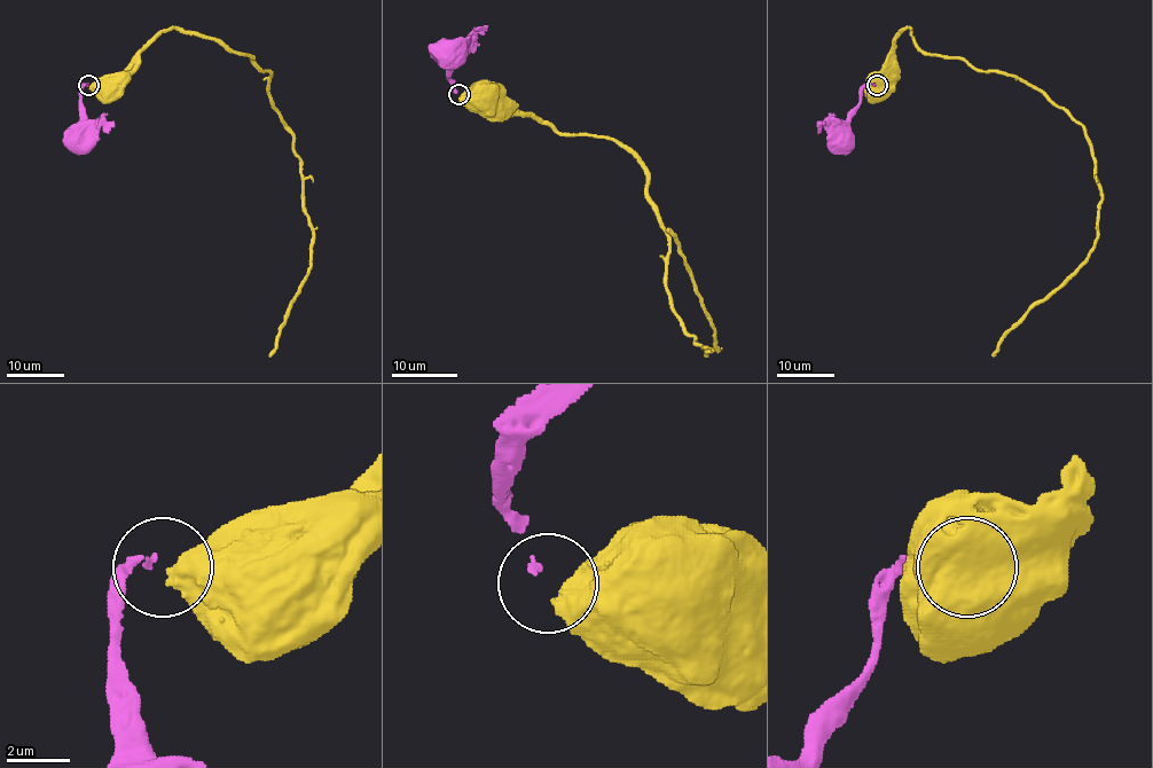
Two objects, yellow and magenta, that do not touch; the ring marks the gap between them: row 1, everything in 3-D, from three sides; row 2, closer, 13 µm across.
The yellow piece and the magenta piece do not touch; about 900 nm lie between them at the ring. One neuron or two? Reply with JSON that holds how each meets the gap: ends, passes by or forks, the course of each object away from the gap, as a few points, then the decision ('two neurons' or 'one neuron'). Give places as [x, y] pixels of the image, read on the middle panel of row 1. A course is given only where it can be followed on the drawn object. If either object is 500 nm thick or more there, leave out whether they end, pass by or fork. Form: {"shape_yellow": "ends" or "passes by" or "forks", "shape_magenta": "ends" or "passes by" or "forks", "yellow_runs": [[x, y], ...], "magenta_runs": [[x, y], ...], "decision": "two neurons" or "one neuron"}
{"yellow_runs": [[460, 96], [484, 96]], "magenta_runs": [[457, 92], [448, 77], [448, 63], [442, 60], [447, 59]], "decision": "two neurons"}

